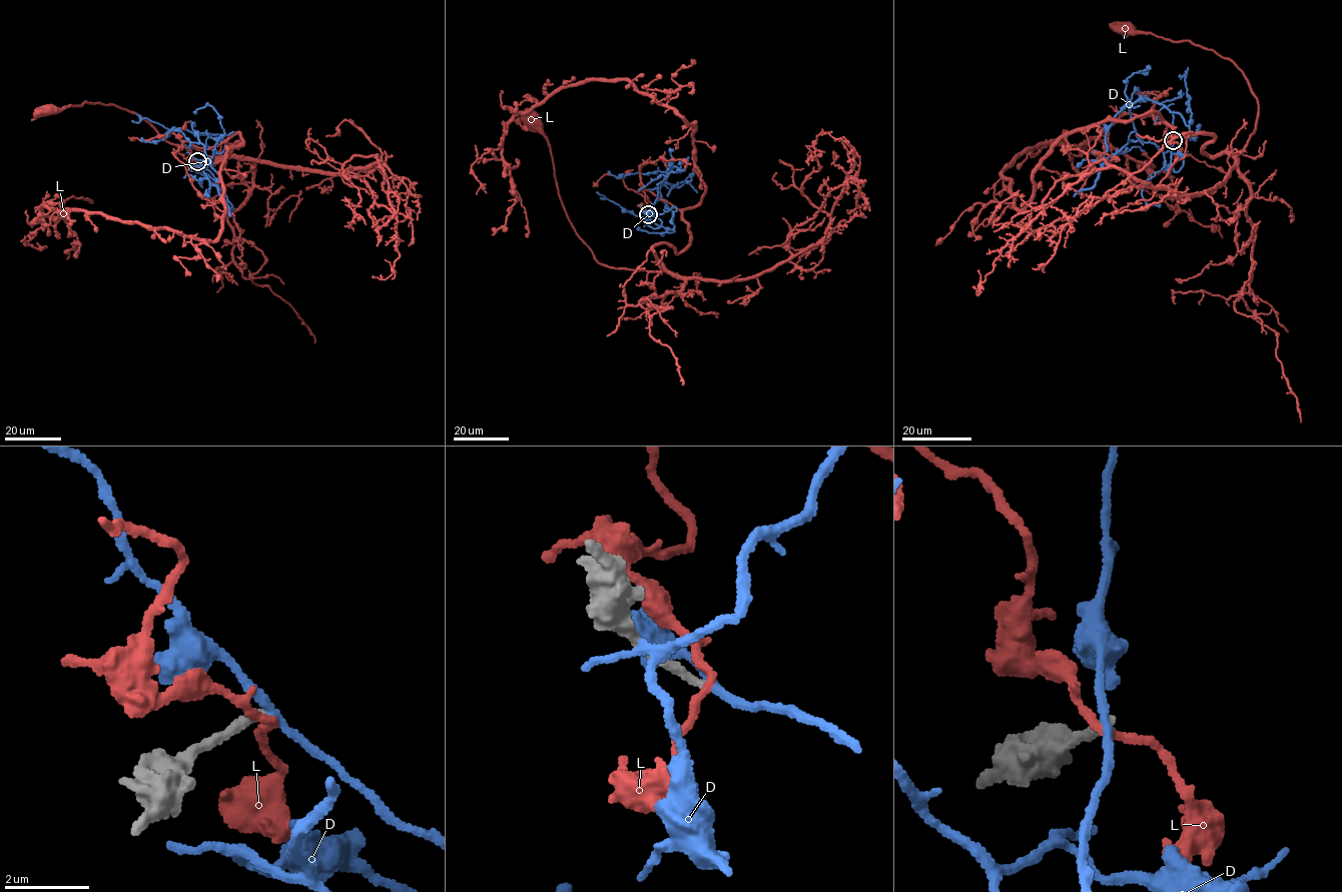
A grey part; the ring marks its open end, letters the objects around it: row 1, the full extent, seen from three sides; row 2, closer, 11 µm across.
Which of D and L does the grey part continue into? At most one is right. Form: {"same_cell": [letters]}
{"same_cell": []}

